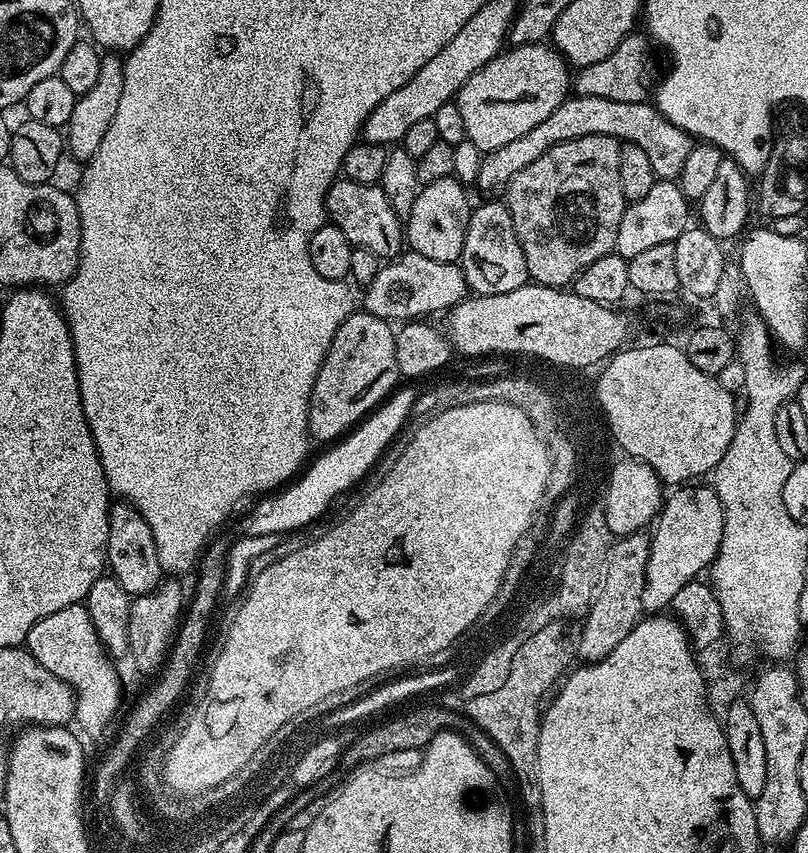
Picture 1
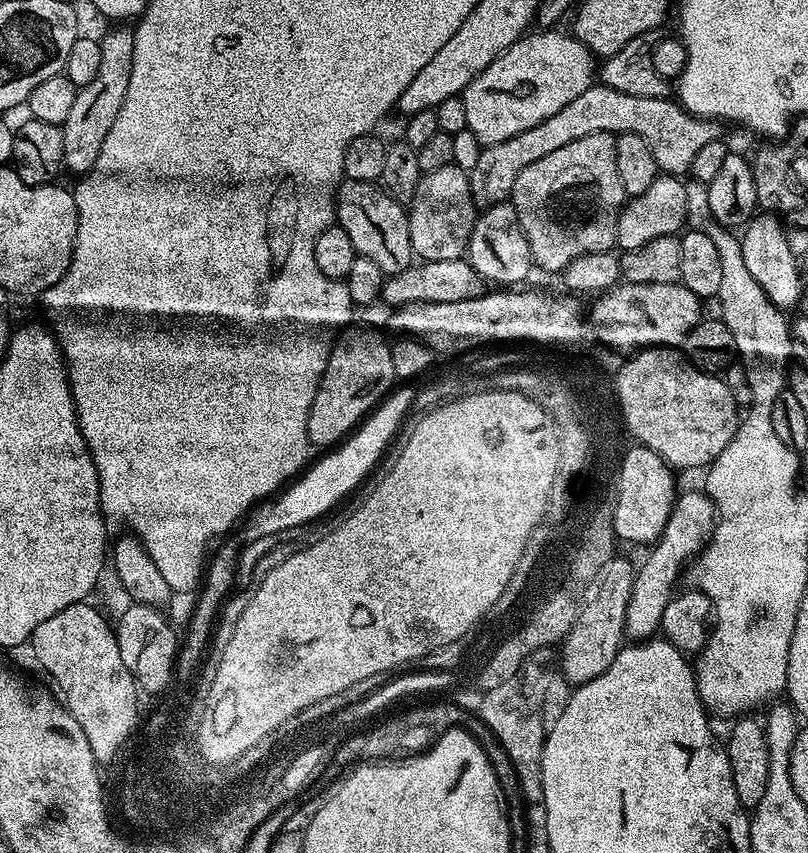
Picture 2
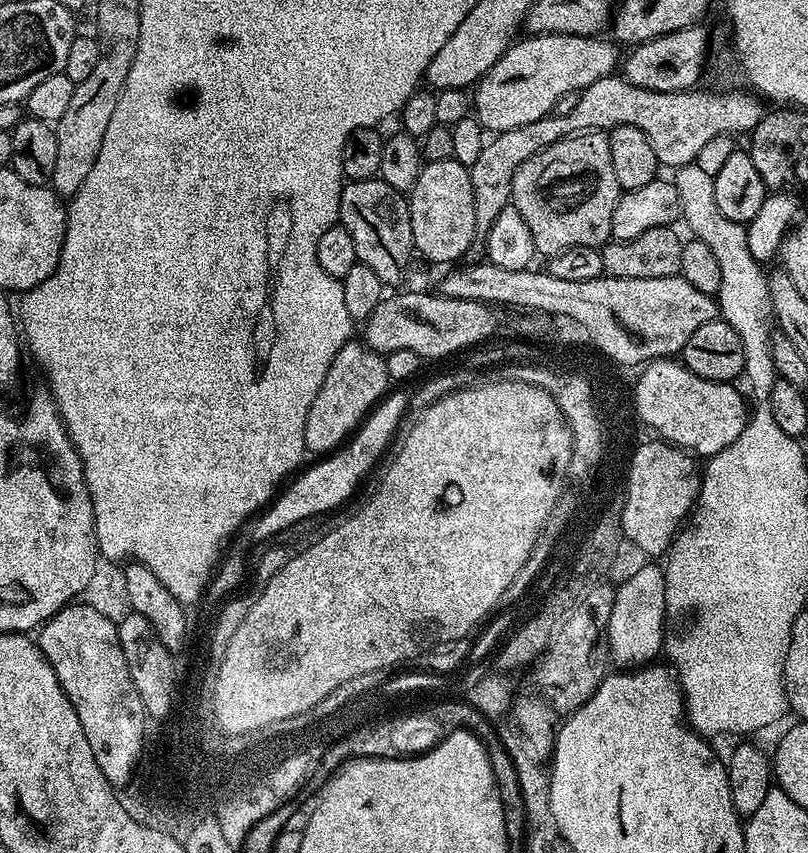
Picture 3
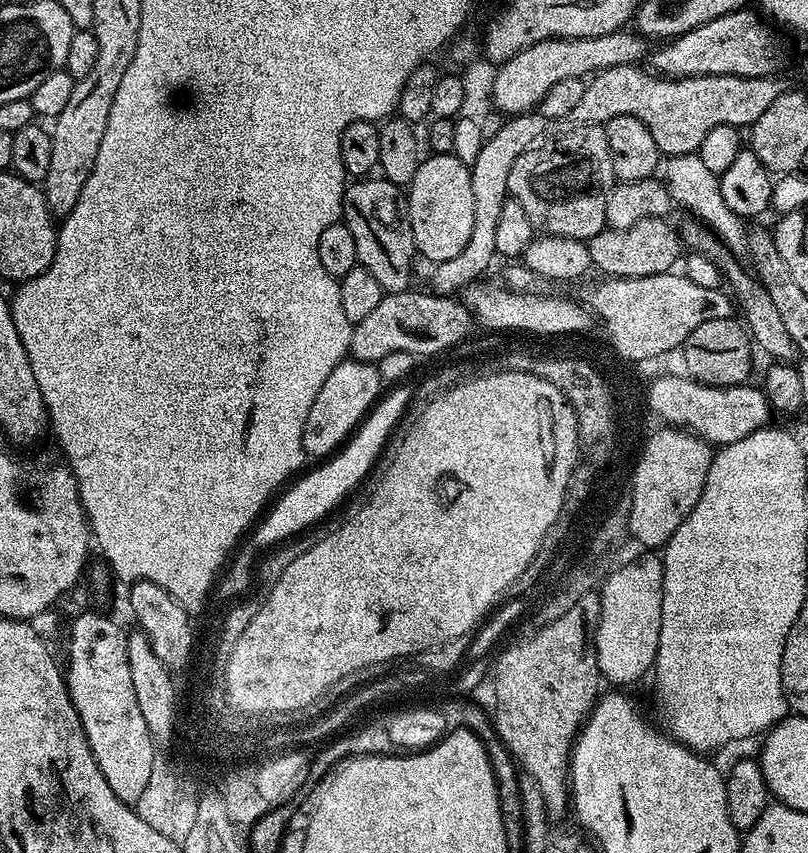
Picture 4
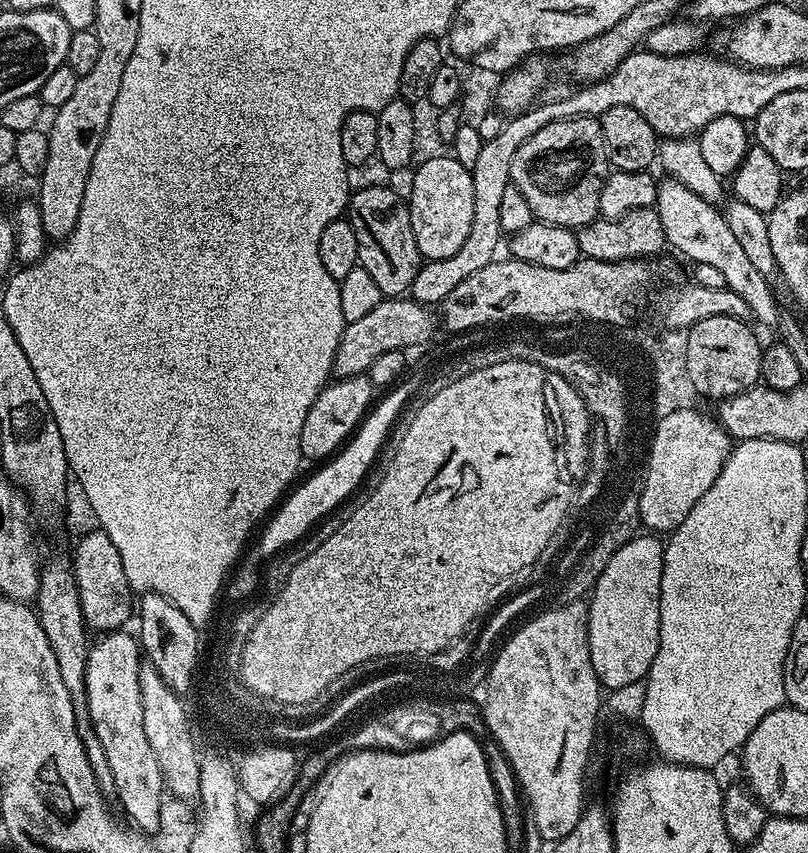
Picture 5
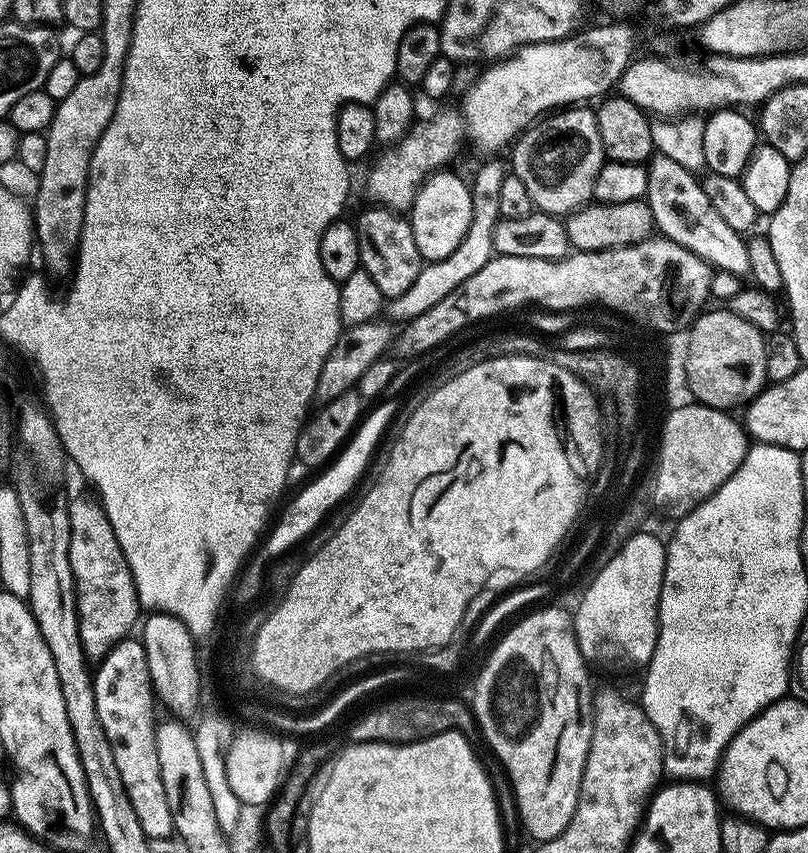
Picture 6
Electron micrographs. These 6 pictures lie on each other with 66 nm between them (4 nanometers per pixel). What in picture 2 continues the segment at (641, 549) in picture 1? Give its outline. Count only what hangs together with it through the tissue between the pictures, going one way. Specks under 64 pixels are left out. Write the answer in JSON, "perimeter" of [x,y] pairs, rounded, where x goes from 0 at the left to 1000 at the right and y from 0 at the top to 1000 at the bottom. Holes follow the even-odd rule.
{"perimeter":[[[766,654],[754,658],[744,674],[740,696],[735,696],[725,706],[691,764],[691,776],[693,774],[693,783],[698,787],[699,795],[704,797],[704,803],[717,804],[730,800],[740,790],[745,790],[745,785],[750,785],[755,776],[760,776],[775,750],[772,730],[783,687],[785,661]]]}

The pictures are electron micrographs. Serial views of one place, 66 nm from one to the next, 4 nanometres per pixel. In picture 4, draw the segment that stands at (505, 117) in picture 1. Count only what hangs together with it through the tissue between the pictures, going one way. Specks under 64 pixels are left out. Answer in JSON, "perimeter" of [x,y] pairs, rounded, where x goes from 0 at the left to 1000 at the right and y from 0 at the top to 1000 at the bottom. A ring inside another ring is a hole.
{"perimeter":[[[780,35],[756,38],[740,45],[672,47],[644,60],[615,81],[610,123],[625,135],[644,135],[662,128],[686,100],[720,89],[725,91],[765,76],[796,74],[806,57],[807,52],[801,43]]]}

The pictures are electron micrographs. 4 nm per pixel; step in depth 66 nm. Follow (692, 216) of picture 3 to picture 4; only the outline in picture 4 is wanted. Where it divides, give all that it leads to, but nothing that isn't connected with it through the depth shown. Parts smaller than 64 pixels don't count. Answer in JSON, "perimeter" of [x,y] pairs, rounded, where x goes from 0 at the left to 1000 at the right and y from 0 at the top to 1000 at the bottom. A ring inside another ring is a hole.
{"perimeter":[[[861,178],[825,184],[819,192],[819,210],[825,216],[833,236],[840,243],[843,239],[851,251],[873,263],[902,295],[916,298],[925,292],[926,272],[921,267],[922,259],[913,251],[908,251],[908,246],[903,246],[899,237],[894,237],[891,209],[884,204],[884,199],[877,199],[870,192],[869,185]]]}

